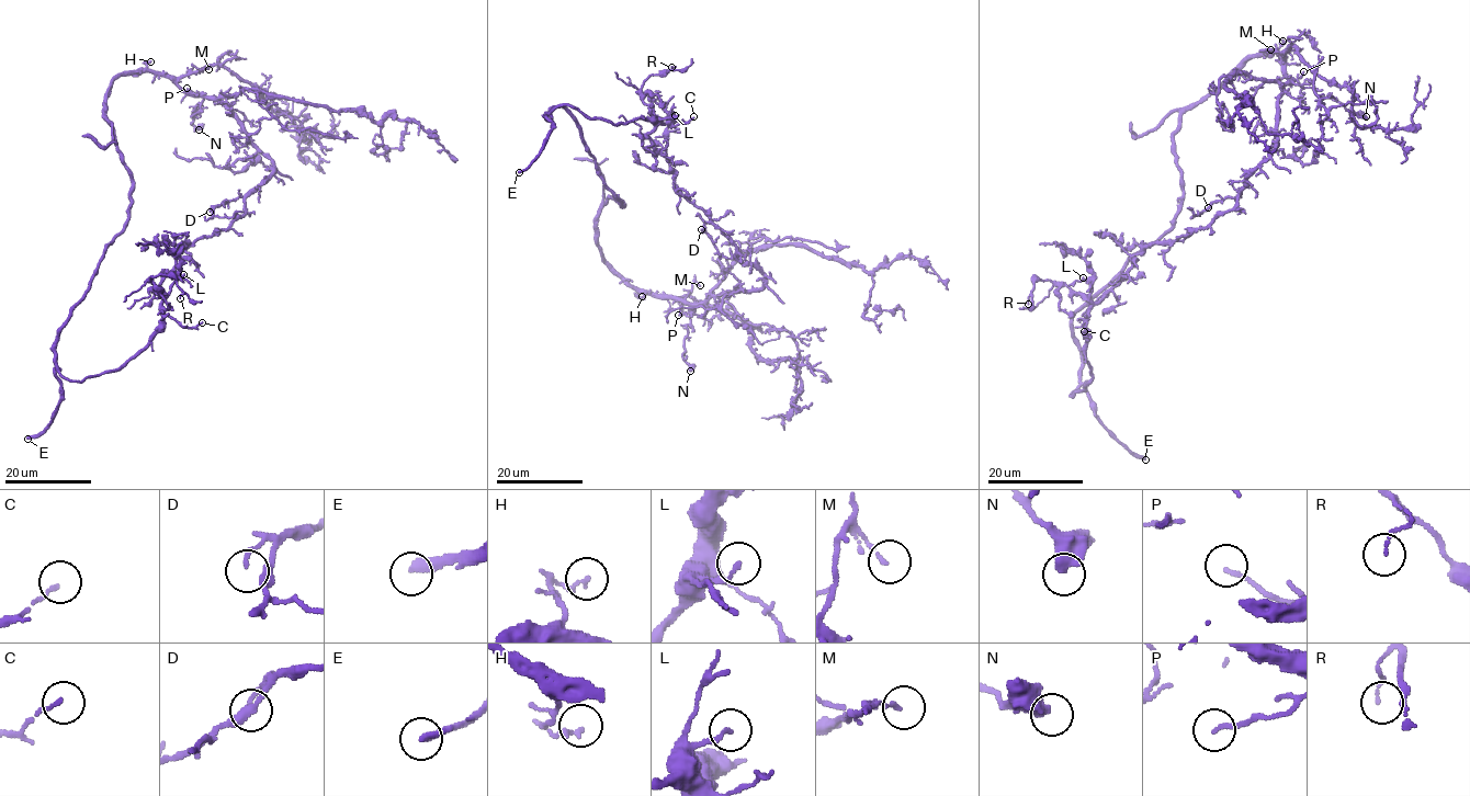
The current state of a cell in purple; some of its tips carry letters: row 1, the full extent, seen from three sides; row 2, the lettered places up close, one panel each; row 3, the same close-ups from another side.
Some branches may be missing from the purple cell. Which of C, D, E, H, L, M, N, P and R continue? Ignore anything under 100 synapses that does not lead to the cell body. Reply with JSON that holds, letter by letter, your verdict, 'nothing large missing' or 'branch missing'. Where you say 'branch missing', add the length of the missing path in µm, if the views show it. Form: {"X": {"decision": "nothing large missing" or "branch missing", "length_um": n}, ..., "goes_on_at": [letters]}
{"C": {"decision": "nothing large missing"}, "D": {"decision": "nothing large missing"}, "E": {"decision": "branch missing", "length_um": 110}, "H": {"decision": "nothing large missing"}, "L": {"decision": "nothing large missing"}, "M": {"decision": "nothing large missing"}, "N": {"decision": "nothing large missing"}, "P": {"decision": "nothing large missing"}, "R": {"decision": "nothing large missing"}, "goes_on_at": ["E"]}

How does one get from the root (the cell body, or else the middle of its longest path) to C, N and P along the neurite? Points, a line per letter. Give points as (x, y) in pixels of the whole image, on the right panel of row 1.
C: (1193, 103), (1174, 135), (1175, 224), (1073, 317), (1083, 367), (1071, 396), (1092, 379), (1084, 331)
N: (1193, 103), (1202, 102), (1251, 57), (1275, 52), (1281, 59), (1281, 70), (1303, 88), (1366, 116)
P: (1193, 103), (1202, 102), (1251, 57), (1275, 52), (1289, 77), (1300, 78), (1303, 71)

